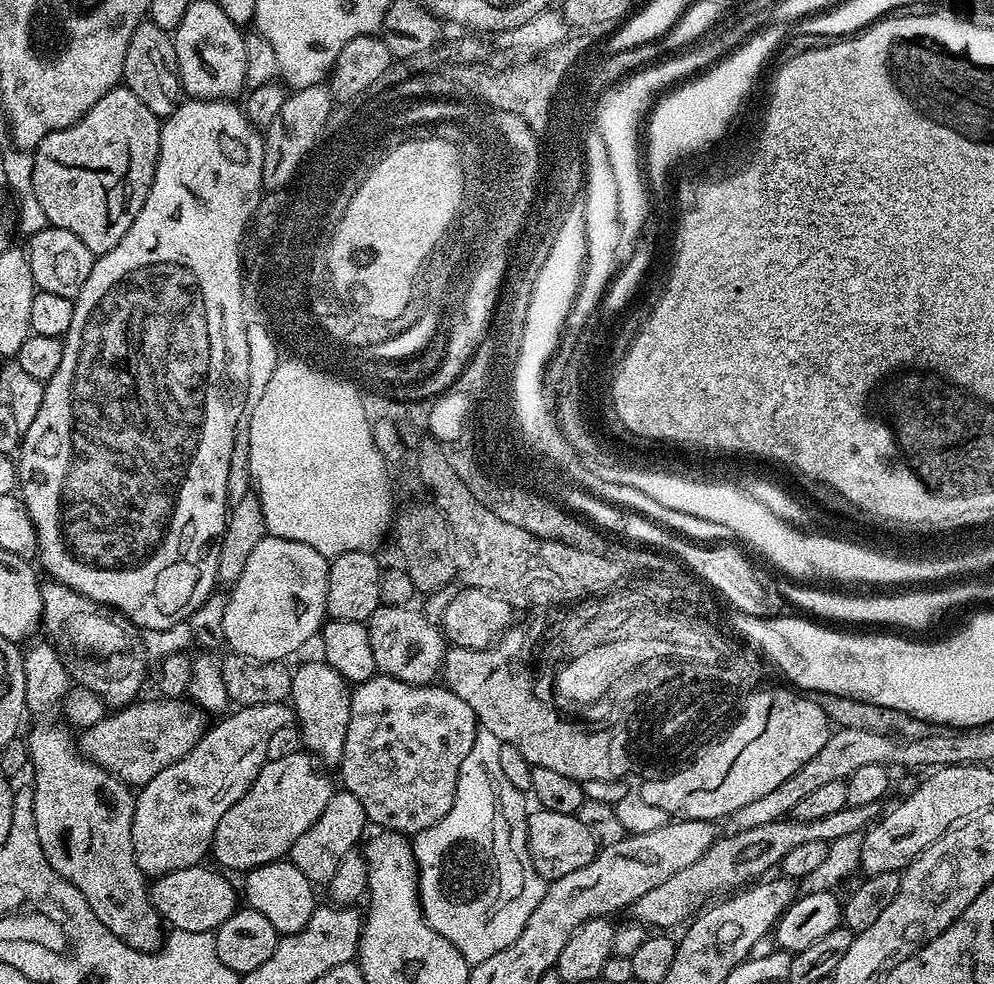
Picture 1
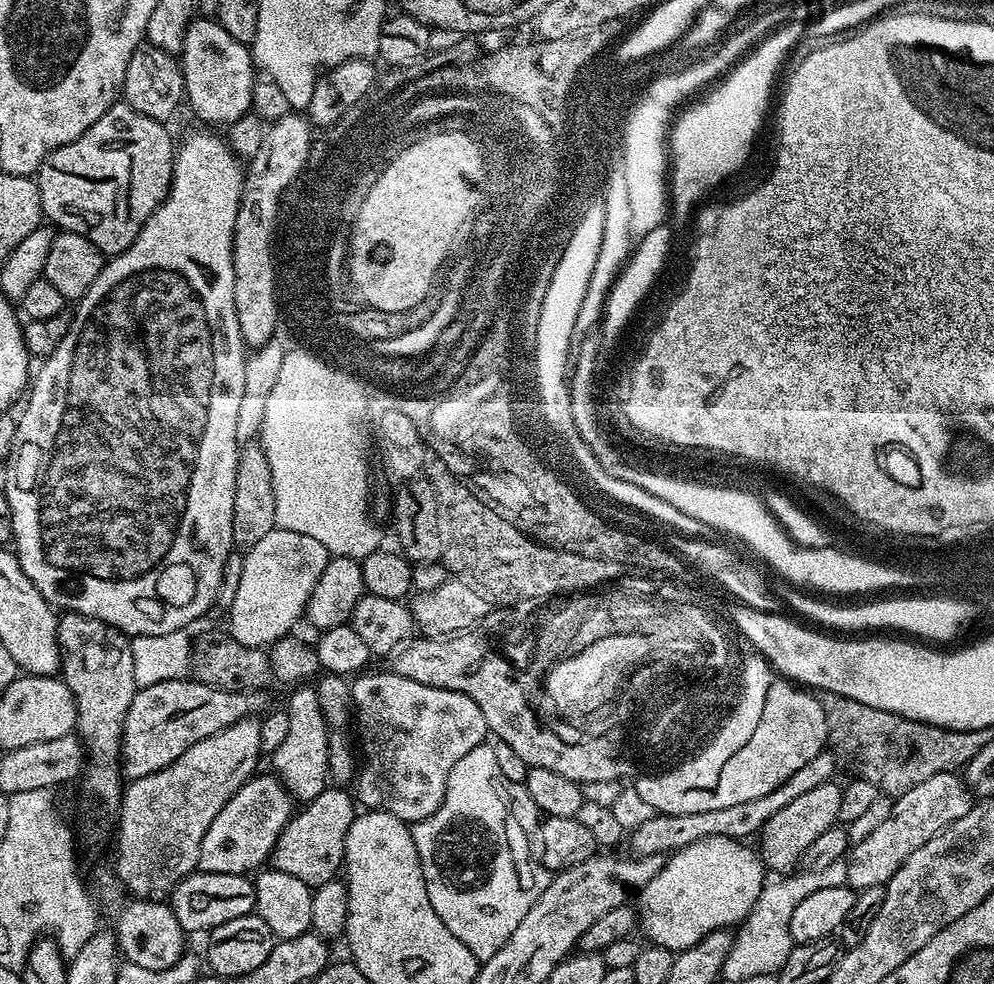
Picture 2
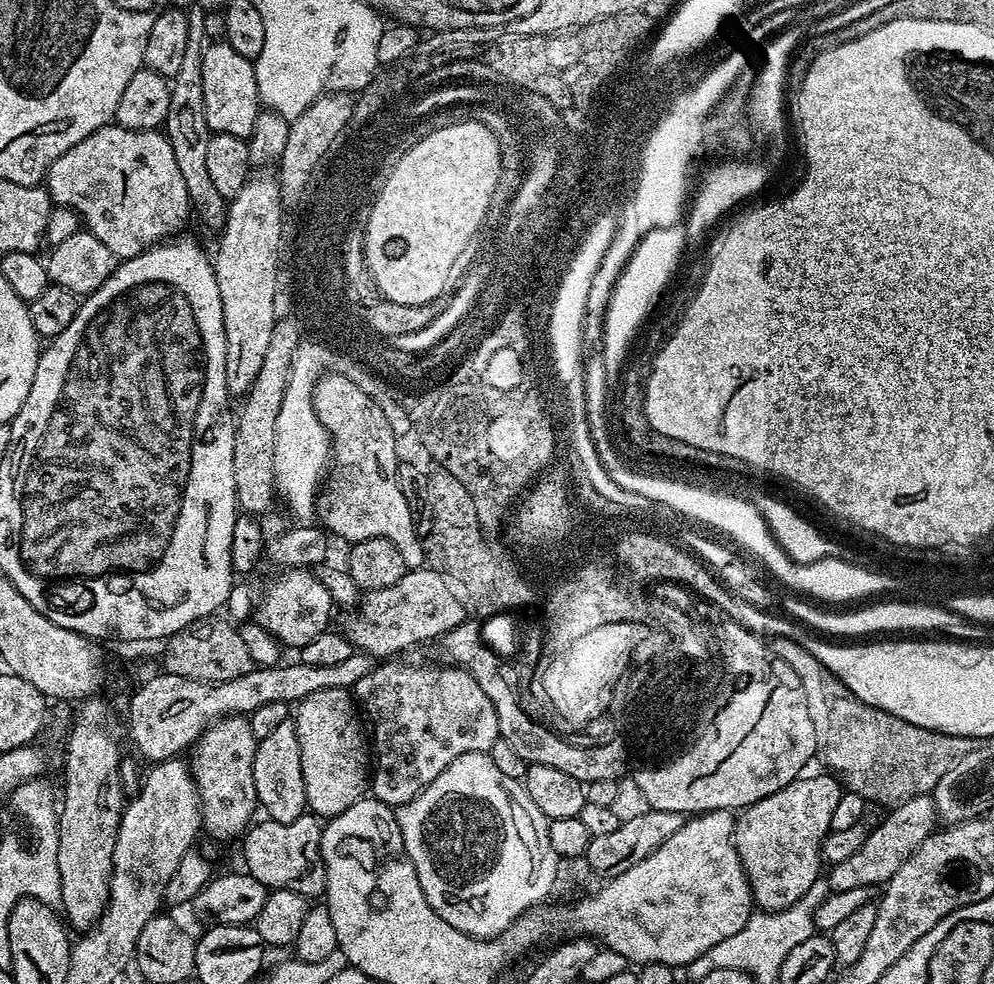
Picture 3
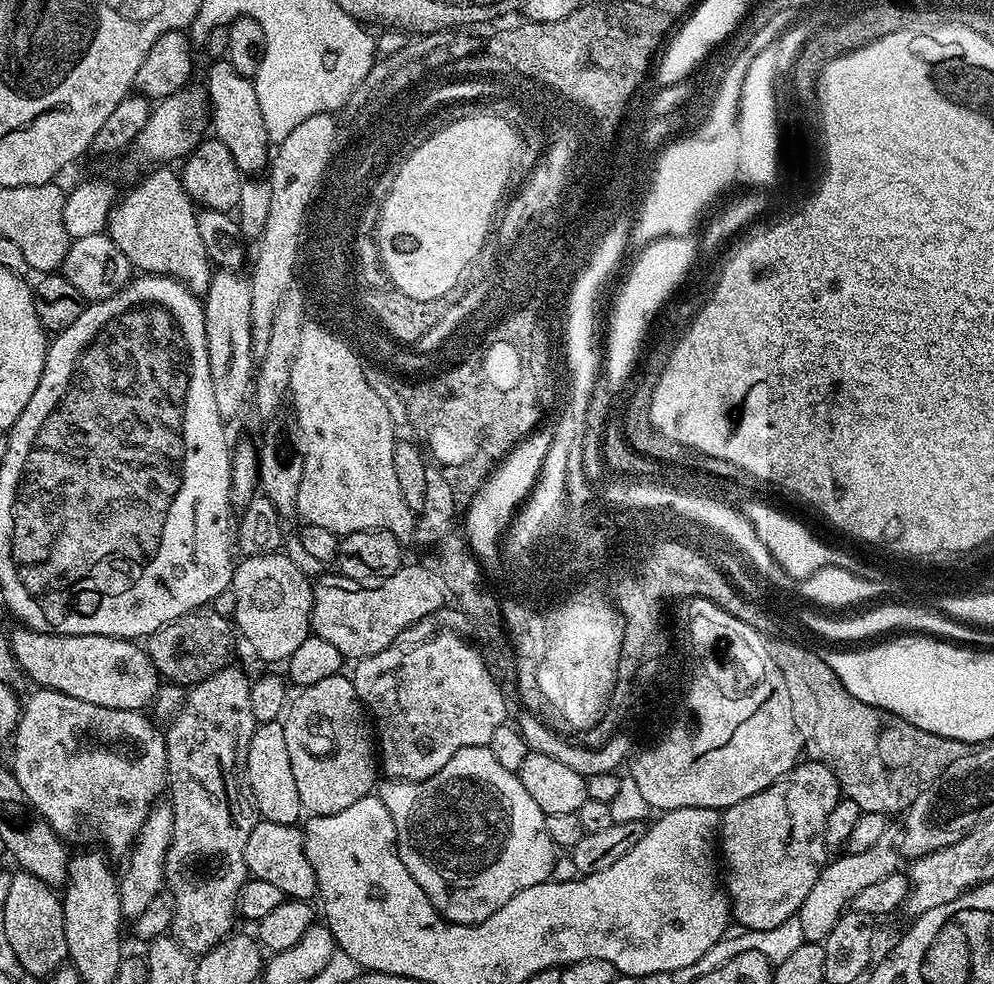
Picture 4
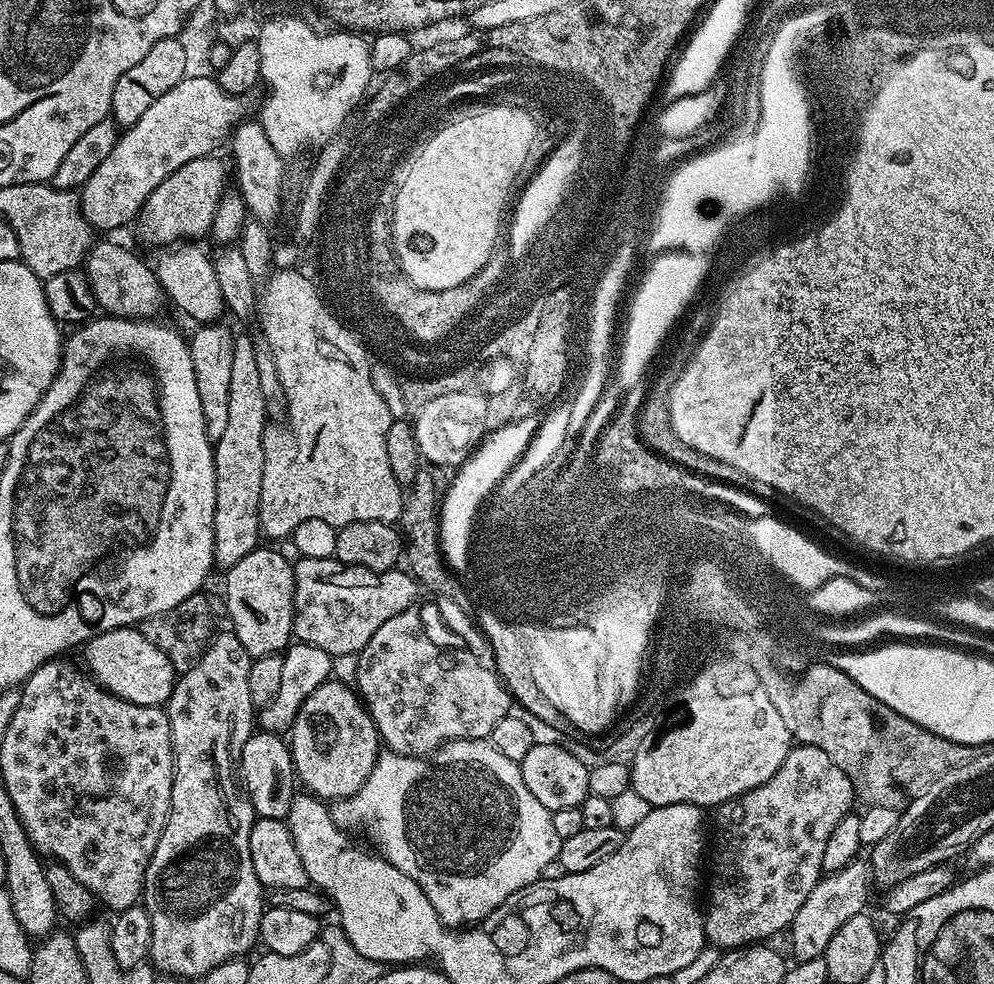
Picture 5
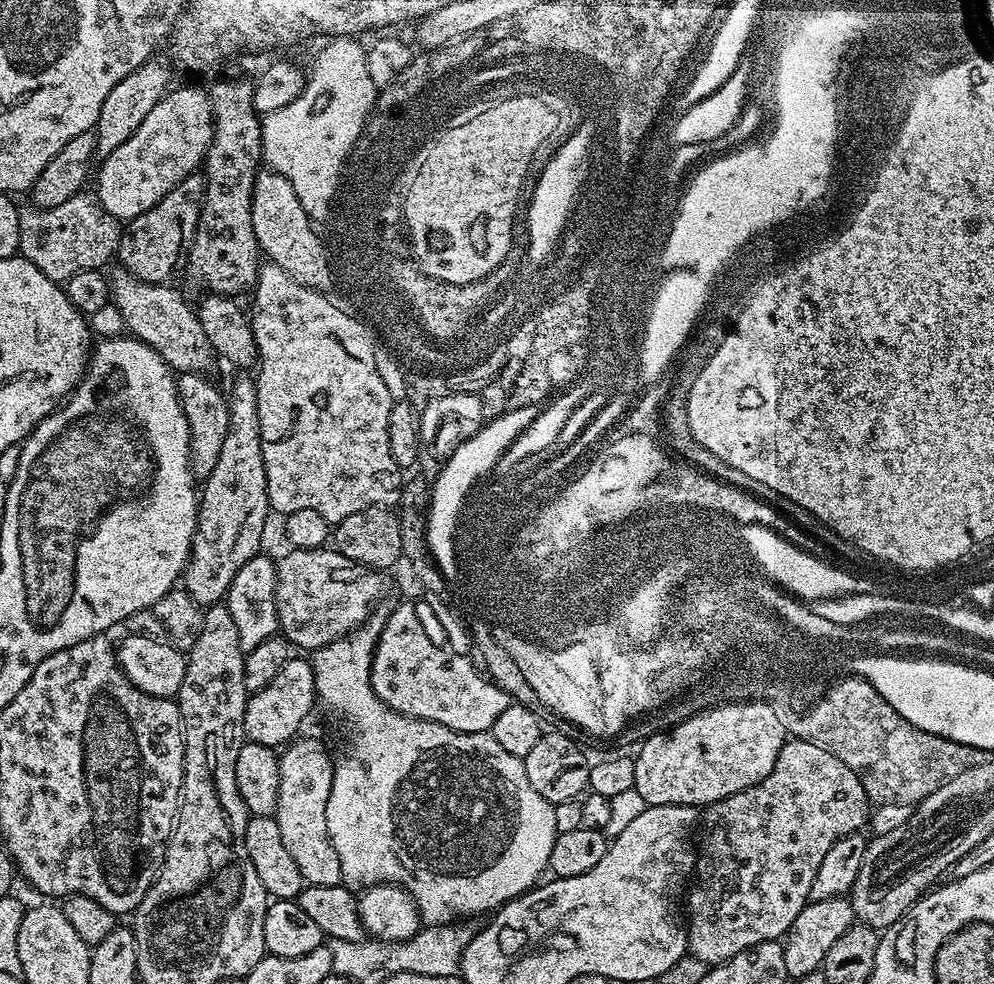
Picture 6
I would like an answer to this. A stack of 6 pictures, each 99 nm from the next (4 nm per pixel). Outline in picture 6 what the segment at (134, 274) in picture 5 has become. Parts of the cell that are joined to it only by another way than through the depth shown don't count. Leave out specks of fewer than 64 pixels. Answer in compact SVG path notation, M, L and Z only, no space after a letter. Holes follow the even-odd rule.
M113 267L113 272L107 273L108 291L110 293L110 304L118 315L124 319L124 324L129 333L135 339L141 340L143 344L149 344L163 360L172 369L173 373L182 372L198 372L201 374L211 373L212 360L214 361L214 353L210 346L210 338L206 338L206 330L202 330L202 322L198 318L195 307L176 289L172 284L151 284L150 282L142 282L138 278L134 278L134 274L130 274L125 268Z

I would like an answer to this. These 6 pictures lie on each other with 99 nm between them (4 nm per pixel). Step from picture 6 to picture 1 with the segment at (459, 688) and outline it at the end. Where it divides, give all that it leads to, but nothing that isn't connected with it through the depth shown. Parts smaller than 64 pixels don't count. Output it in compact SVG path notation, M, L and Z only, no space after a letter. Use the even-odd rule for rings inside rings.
M377 674L352 688L350 722L346 726L346 742L342 746L342 758L338 765L338 771L340 771L340 780L344 783L341 784L343 791L354 794L354 798L358 798L358 802L362 802L362 810L373 825L377 824L375 826L377 829L401 834L421 832L439 822L454 802L458 770L462 770L462 758L466 758L466 754L470 754L470 746L474 746L478 725L474 710L470 710L470 706L466 706L466 702L462 702L462 698L458 698L458 694L454 694L447 686L436 687L429 684L407 684L389 676Z

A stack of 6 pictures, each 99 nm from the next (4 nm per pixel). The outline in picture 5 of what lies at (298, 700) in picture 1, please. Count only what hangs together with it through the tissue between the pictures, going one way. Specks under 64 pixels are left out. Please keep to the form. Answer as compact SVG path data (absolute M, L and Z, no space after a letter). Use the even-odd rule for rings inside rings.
M253 731L238 757L238 779L257 817L287 821L290 802L298 795L298 780L293 771L289 741L283 735Z

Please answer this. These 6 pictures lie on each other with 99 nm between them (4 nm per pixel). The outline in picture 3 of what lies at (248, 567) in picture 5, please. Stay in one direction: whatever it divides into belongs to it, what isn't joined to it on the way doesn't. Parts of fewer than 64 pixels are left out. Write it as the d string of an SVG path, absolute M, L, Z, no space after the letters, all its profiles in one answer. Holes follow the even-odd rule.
M289 568L279 573L268 584L264 597L258 600L254 616L269 634L280 641L285 649L299 650L306 642L314 642L318 634L329 631L332 620L332 595L315 571L307 568Z

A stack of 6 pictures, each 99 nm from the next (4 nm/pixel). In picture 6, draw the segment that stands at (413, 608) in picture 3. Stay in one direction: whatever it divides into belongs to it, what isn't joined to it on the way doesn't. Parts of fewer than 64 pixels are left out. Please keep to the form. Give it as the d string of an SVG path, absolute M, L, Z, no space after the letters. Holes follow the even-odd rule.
M325 546L322 548L311 548L310 550L302 550L301 548L289 547L288 553L284 557L279 557L276 560L276 605L278 606L278 622L280 623L279 631L282 633L285 640L289 645L295 646L296 644L300 648L308 648L307 650L315 650L326 646L330 642L335 640L341 640L343 636L349 636L356 628L361 627L367 622L368 617L373 615L376 603L380 600L380 595L384 592L384 580L379 571L374 568L368 568L364 564L354 562L350 558L346 558L341 552L337 552L335 547Z

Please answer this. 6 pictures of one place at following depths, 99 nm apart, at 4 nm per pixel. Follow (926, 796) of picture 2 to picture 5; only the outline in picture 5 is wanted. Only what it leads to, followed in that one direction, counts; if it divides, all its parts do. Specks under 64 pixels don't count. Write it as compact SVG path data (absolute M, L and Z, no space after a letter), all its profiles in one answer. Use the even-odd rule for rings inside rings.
M864 858L852 860L842 870L821 875L819 882L810 890L810 898L802 902L798 914L794 914L790 925L792 932L793 961L809 960L824 955L826 946L830 946L830 938L842 925L854 918L854 914L865 911L868 904L868 884L872 880L872 869Z

